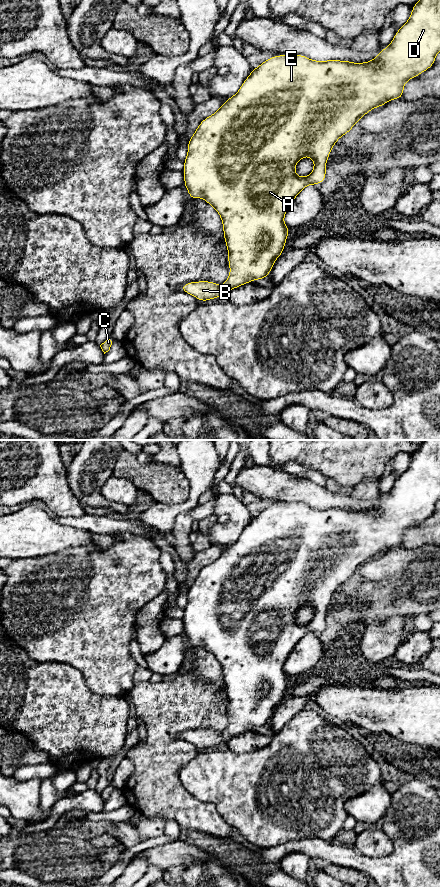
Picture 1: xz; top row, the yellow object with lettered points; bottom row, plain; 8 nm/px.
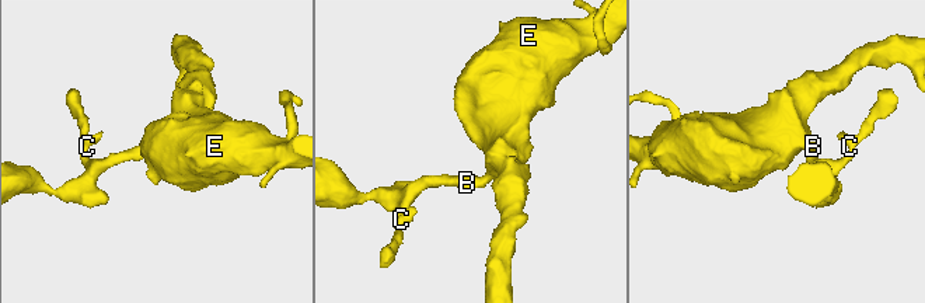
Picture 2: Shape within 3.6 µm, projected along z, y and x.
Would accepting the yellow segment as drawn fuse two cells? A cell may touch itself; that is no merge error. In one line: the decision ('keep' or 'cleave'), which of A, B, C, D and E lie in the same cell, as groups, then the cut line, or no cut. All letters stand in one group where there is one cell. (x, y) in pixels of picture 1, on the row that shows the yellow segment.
keep; A B C D E; no cut

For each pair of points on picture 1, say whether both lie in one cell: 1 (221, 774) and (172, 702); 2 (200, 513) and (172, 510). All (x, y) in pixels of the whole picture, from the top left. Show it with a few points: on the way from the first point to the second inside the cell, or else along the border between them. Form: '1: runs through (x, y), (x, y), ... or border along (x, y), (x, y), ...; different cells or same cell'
1: border along (202, 750), (184, 765); different cells
2: border along (198, 504), (186, 511); different cells

